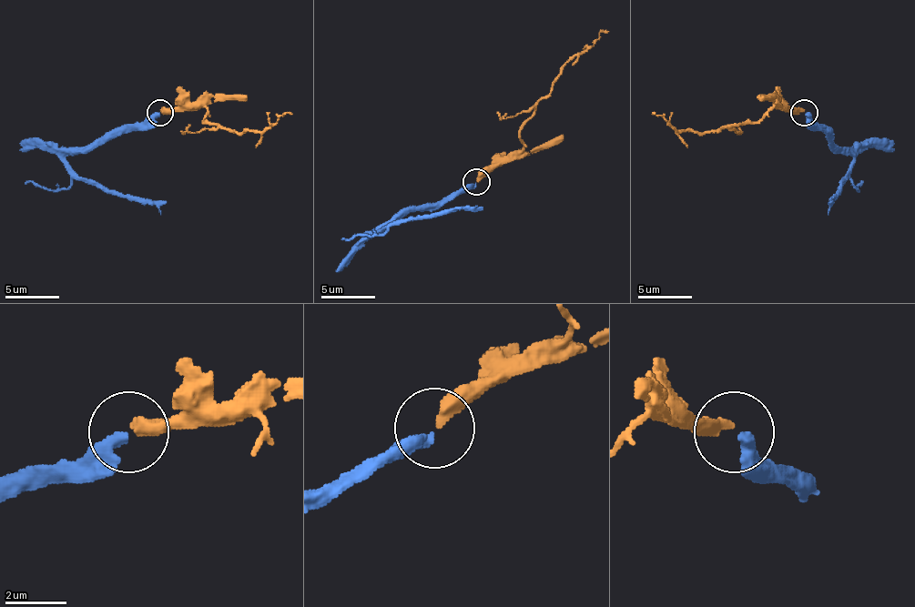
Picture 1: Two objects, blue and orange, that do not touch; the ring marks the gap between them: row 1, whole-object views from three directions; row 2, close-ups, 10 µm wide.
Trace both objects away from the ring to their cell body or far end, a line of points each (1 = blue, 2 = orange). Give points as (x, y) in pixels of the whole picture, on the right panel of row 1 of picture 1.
1: (806, 112), (830, 138), (854, 157), (840, 178), (840, 187), (830, 197), (828, 214)
2: (803, 112), (774, 106), (749, 123), (701, 133), (677, 130), (653, 115), (655, 112)

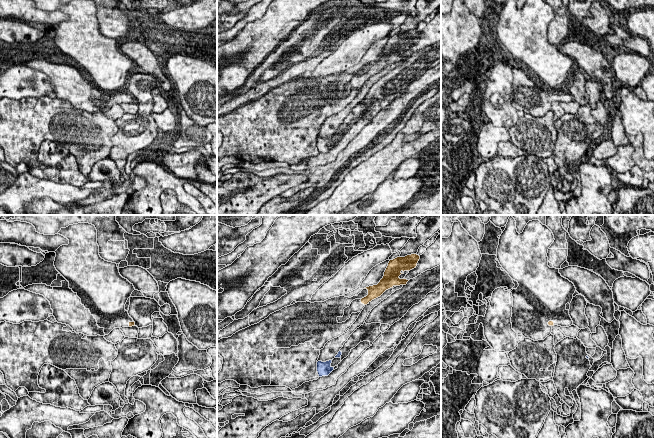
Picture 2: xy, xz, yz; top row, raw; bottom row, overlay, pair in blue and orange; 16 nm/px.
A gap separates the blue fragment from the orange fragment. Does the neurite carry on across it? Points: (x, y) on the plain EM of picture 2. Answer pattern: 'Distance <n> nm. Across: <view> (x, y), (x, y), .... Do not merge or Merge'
Distance 850 nm. Across: xz (340, 127), (364, 80). Do not merge

